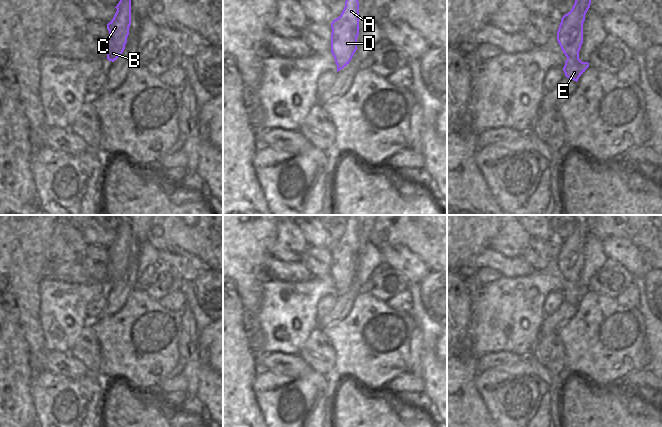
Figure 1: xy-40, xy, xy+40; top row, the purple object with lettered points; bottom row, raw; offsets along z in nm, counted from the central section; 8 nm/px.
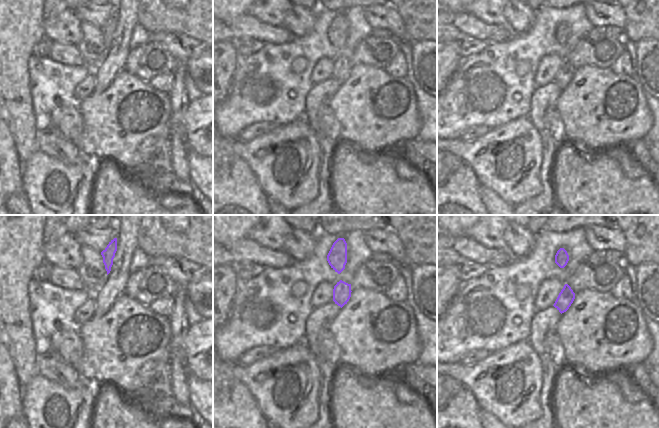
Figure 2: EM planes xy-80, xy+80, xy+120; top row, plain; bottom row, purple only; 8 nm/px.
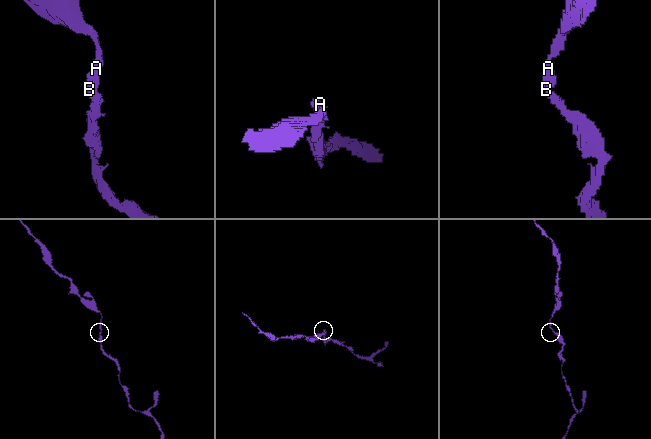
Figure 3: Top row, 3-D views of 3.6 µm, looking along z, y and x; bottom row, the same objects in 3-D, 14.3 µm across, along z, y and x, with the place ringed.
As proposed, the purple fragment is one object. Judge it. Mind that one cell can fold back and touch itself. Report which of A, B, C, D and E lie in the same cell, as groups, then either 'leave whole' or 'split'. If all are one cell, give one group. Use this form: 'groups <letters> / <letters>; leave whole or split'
groups A B C D E; leave whole

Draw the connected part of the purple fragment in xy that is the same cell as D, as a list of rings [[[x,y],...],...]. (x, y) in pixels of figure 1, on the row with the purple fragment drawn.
[[[346,0],[341,15],[331,23],[331,53],[337,72],[349,64],[356,52],[359,28],[359,1]]]

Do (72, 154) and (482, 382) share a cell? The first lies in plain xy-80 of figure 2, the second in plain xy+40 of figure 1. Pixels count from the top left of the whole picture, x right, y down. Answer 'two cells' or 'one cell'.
two cells

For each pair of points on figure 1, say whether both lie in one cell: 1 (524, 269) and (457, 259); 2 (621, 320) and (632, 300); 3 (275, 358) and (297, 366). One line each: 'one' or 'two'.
1: one
2: two
3: one

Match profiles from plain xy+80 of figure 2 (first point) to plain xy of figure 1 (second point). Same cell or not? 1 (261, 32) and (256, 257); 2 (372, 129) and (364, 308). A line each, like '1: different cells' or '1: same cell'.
1: different cells
2: same cell

